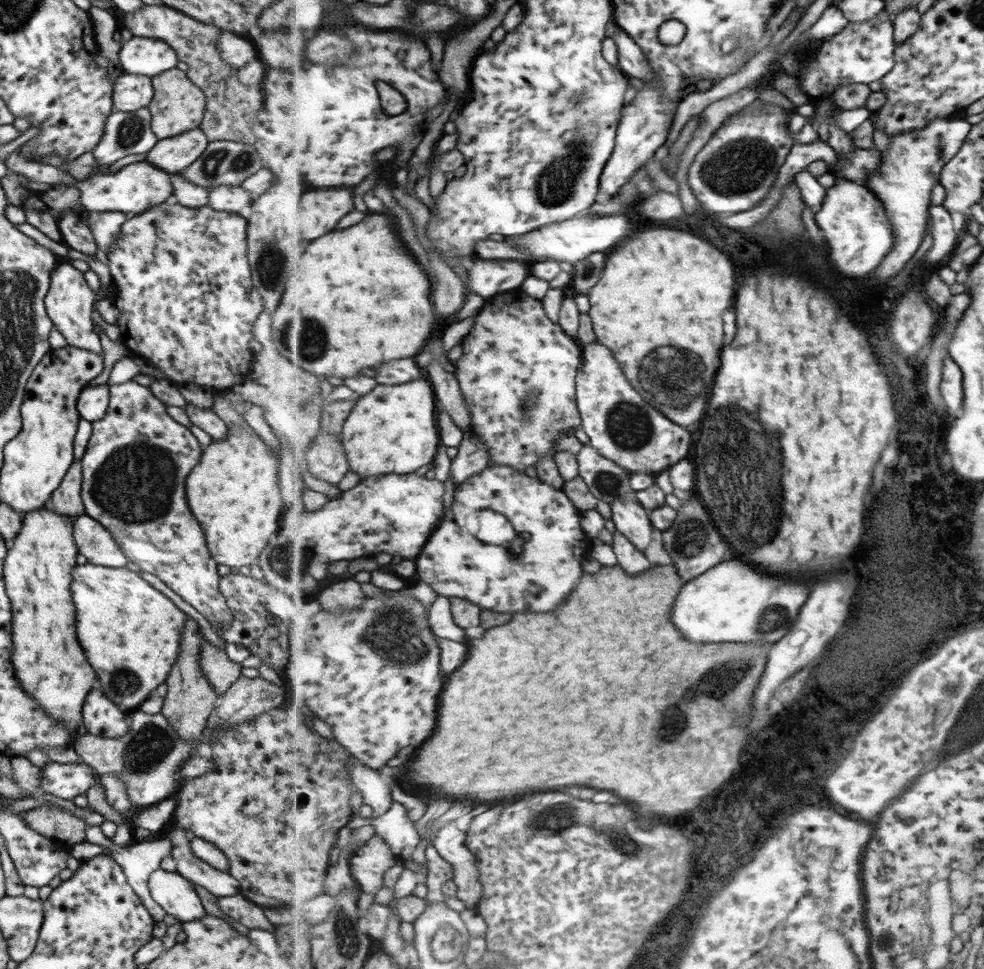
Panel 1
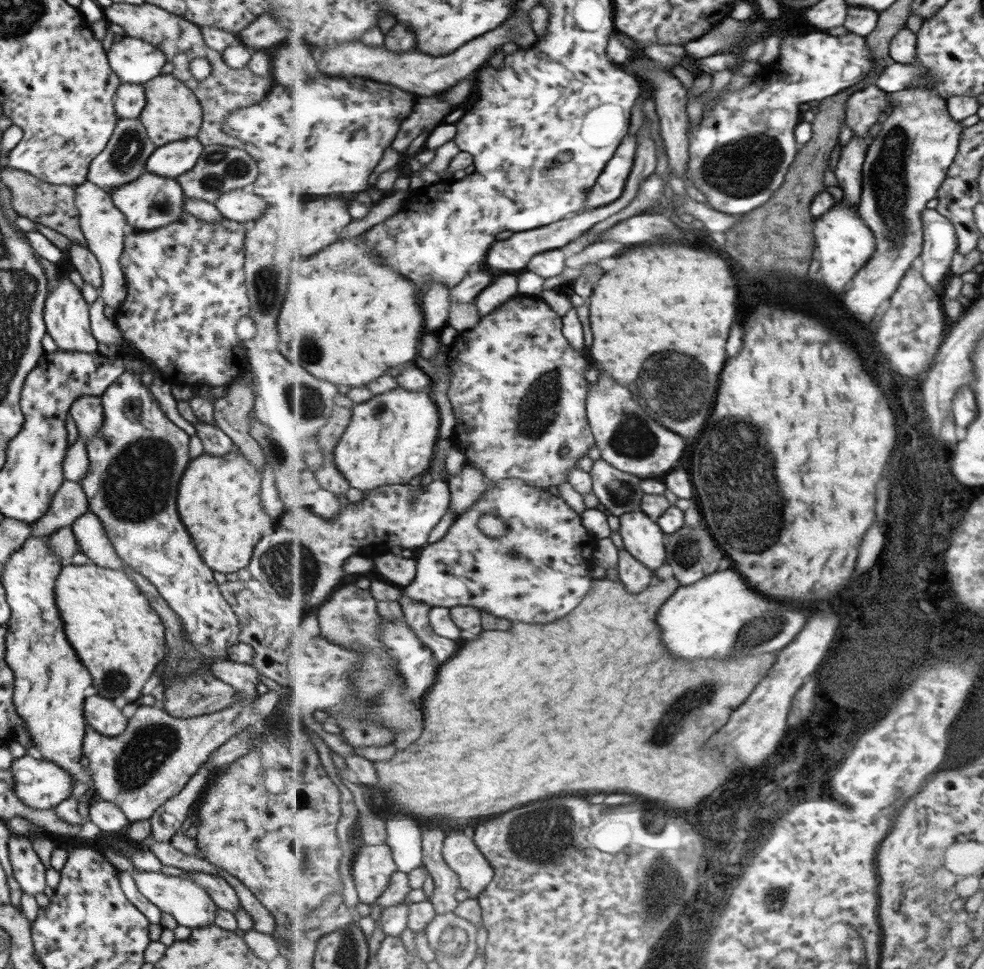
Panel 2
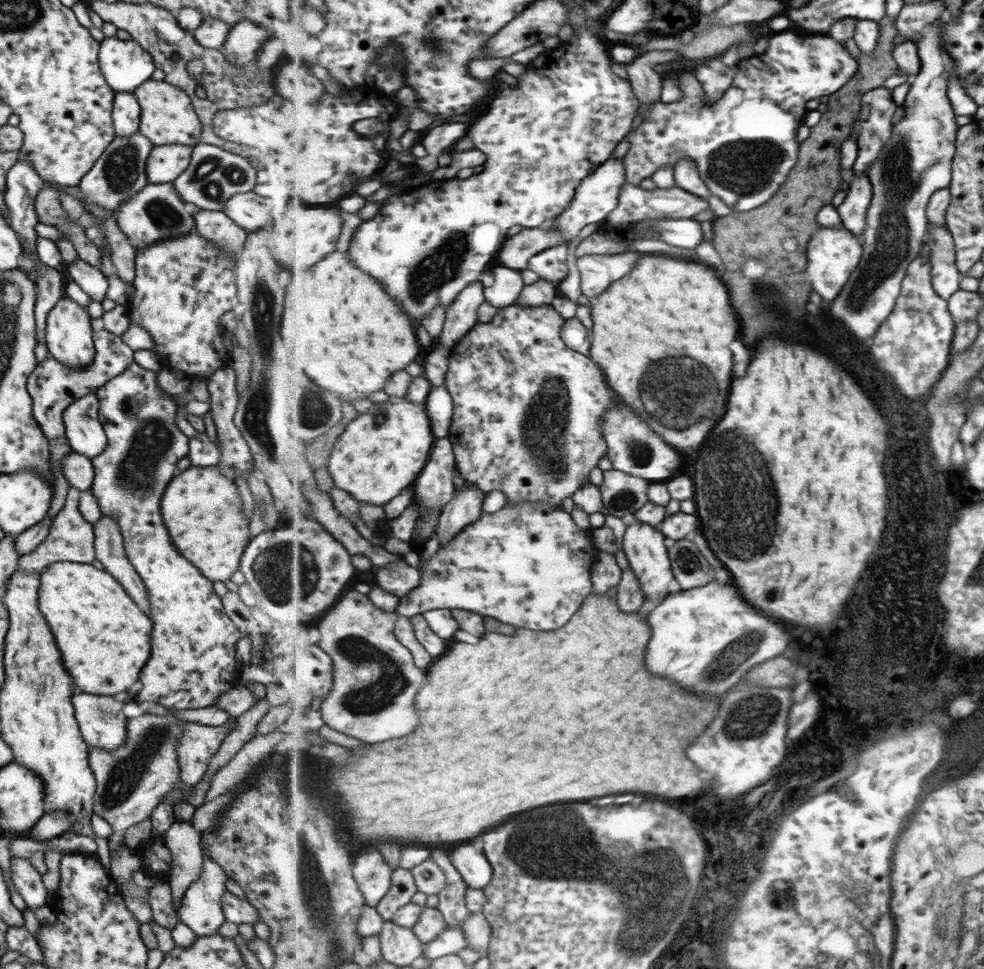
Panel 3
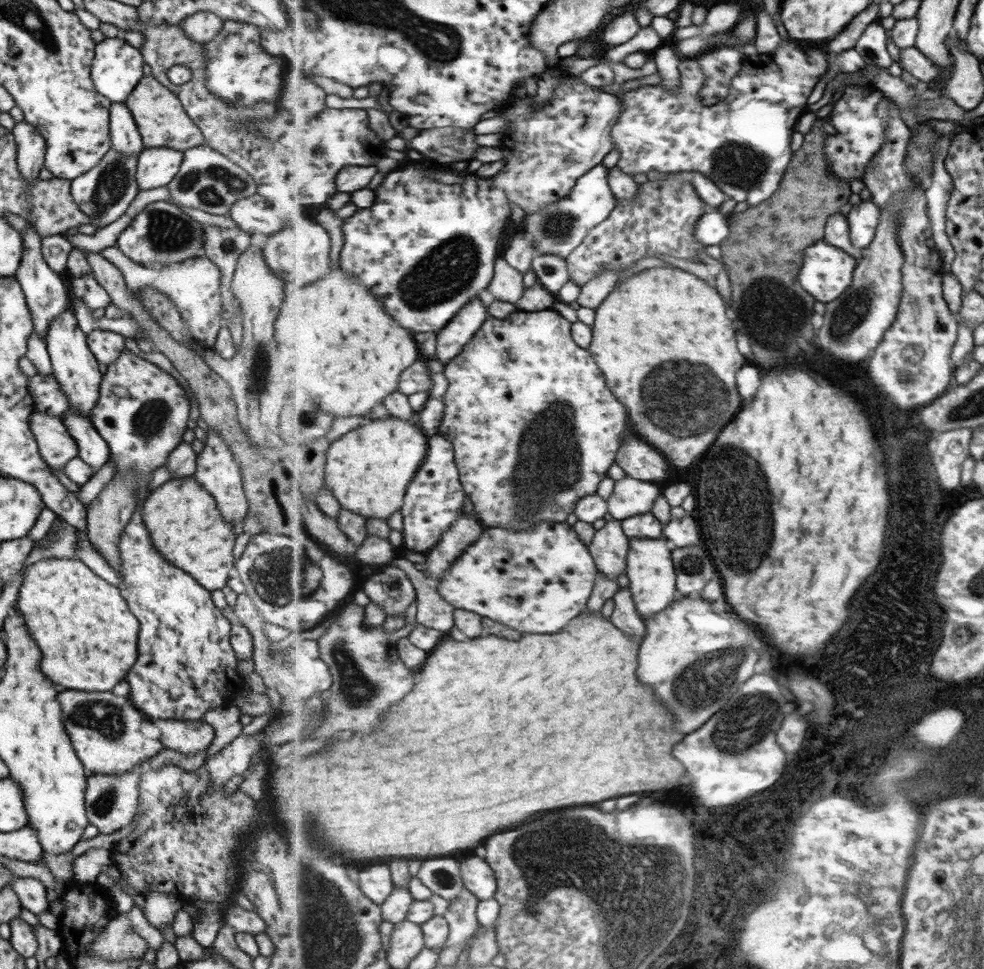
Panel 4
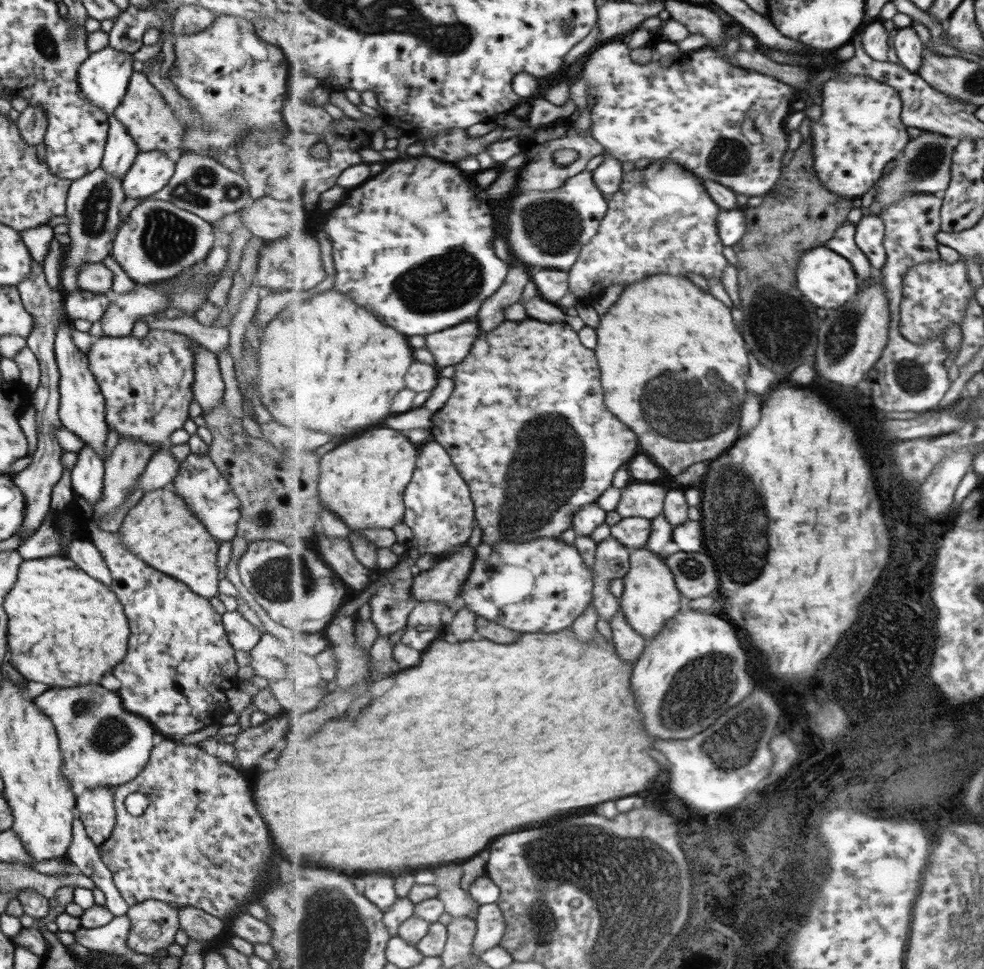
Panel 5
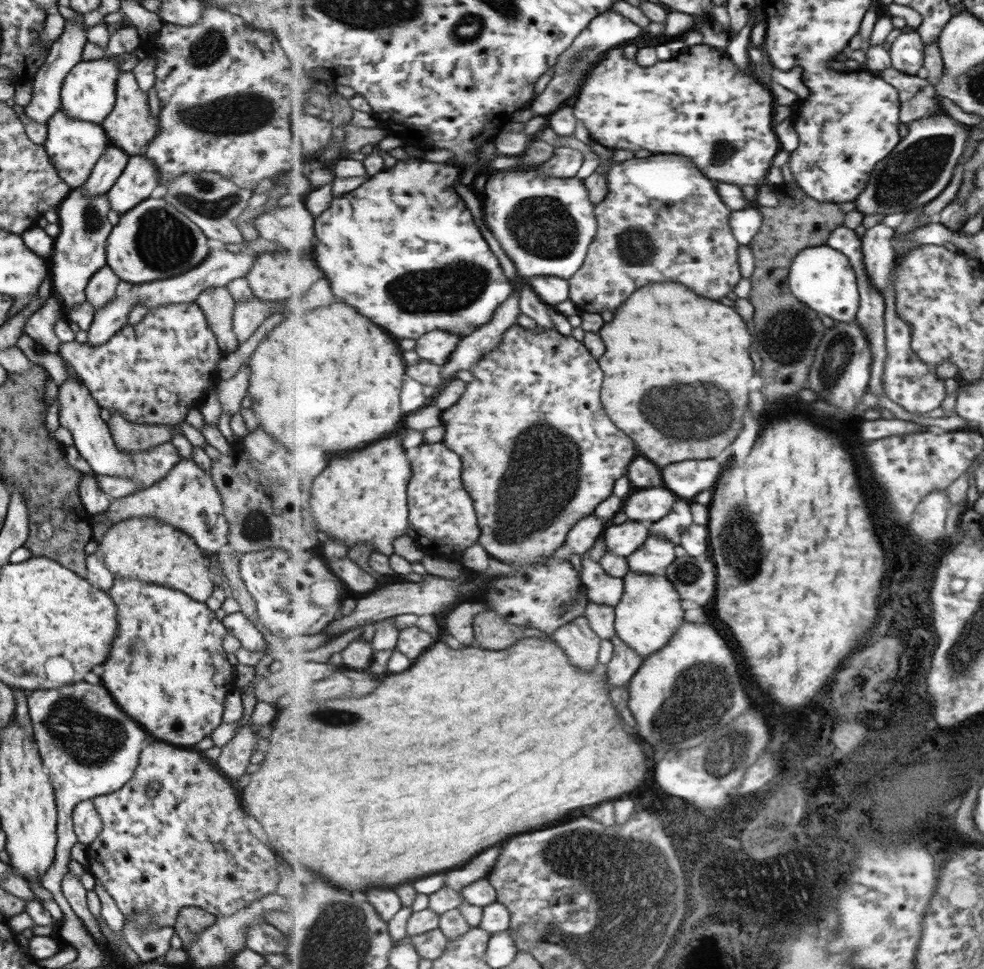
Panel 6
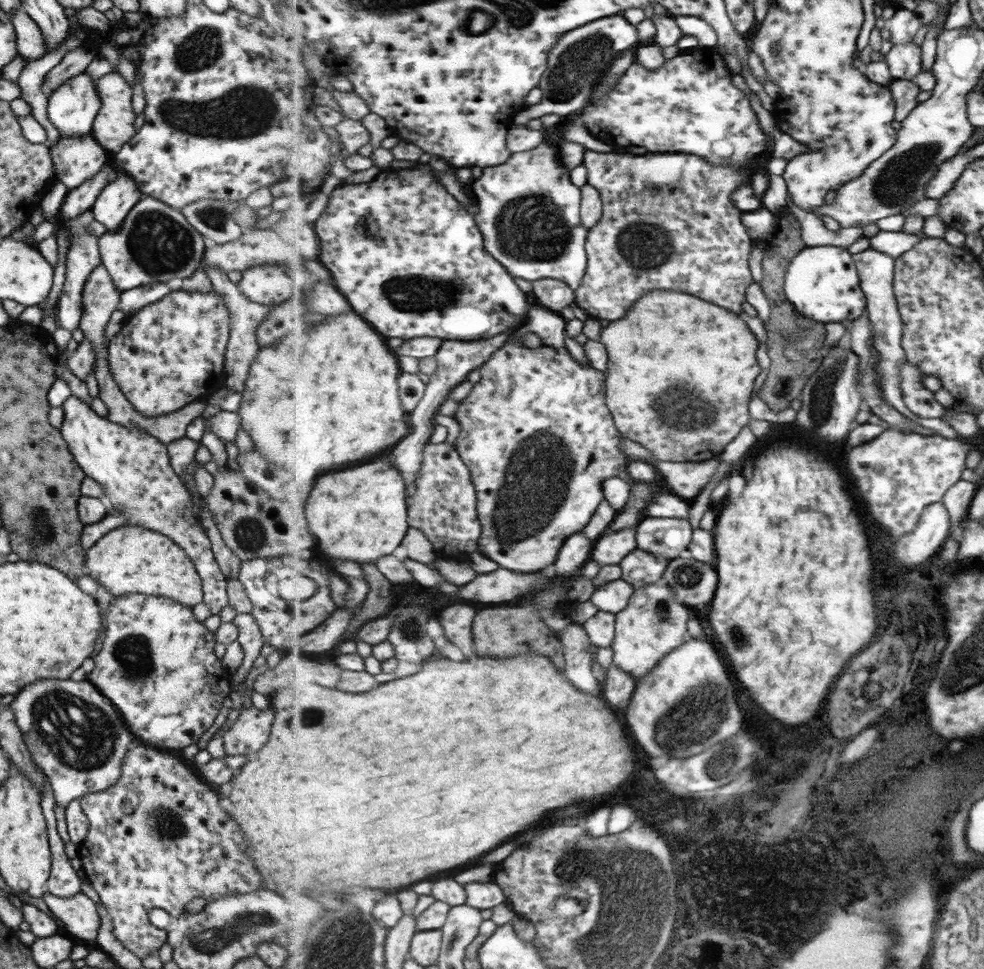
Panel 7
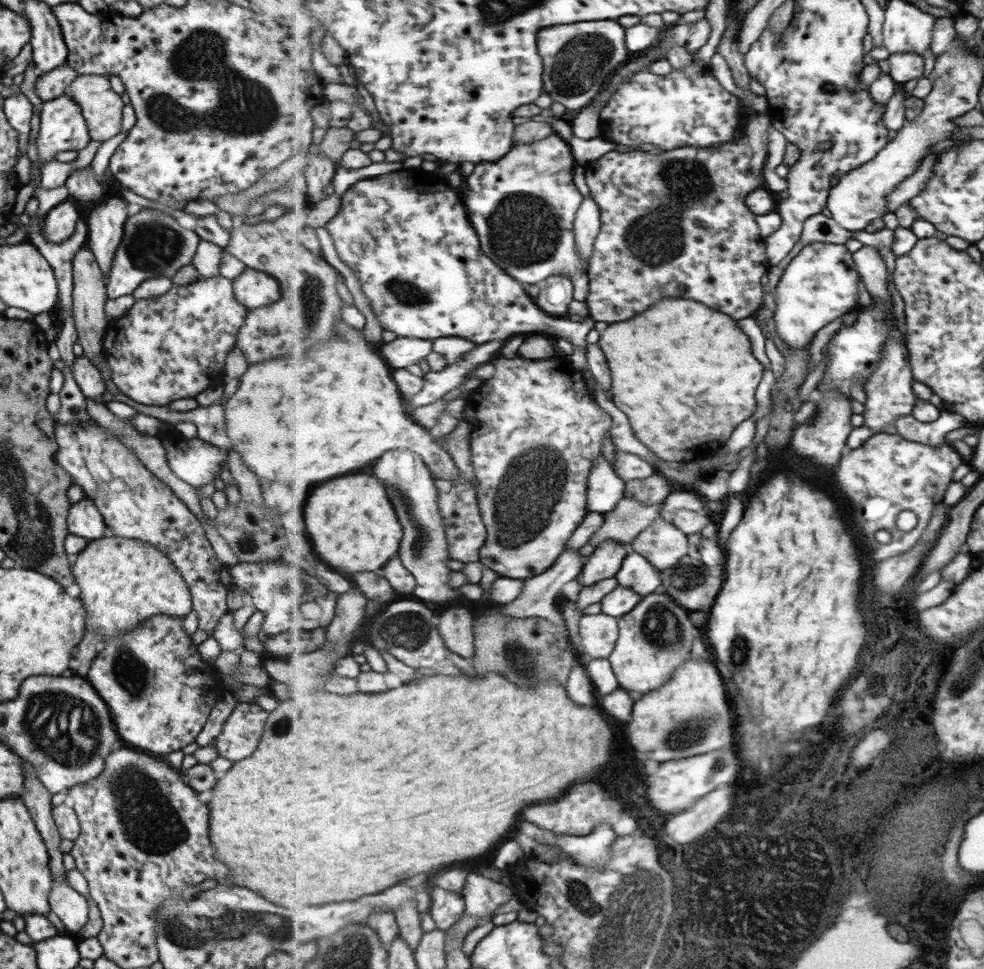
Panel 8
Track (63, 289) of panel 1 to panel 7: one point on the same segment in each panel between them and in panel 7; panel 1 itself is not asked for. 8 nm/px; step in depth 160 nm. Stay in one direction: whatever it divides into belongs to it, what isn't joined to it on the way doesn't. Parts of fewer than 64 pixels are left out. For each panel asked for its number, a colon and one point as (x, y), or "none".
2: (65, 314)
3: (67, 334)
4: (74, 368)
5: (80, 409)
6: (77, 412)
7: (135, 470)

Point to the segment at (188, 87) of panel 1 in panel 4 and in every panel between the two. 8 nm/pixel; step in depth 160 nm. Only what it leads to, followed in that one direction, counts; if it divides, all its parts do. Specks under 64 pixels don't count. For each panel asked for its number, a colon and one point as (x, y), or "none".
2: (171, 112)
3: (166, 117)
4: (159, 117)

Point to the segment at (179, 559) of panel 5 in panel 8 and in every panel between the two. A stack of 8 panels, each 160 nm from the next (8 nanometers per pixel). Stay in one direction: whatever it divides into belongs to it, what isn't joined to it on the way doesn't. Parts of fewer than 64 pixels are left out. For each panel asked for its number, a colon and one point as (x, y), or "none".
6: (146, 549)
7: (129, 559)
8: (122, 582)

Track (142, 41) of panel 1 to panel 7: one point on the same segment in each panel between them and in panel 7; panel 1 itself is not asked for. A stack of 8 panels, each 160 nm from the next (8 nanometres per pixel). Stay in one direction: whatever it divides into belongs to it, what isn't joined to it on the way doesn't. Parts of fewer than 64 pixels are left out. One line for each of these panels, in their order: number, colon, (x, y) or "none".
2: (133, 60)
3: (124, 65)
4: (116, 67)
5: (103, 76)
6: (88, 91)
7: (71, 107)

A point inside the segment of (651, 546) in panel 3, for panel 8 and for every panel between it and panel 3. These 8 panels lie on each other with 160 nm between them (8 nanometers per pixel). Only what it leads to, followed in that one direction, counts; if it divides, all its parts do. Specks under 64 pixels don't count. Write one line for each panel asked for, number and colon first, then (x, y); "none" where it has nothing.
4: (653, 575)
5: (651, 597)
6: (649, 614)
7: (654, 624)
8: (657, 636)

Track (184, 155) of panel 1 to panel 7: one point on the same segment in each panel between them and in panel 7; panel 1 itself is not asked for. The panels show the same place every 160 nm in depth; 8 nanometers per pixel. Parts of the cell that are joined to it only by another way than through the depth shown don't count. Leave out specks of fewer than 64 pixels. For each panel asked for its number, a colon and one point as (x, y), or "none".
2: (171, 159)
3: (165, 162)
4: (155, 167)
5: (150, 171)
6: (137, 180)
7: (116, 198)

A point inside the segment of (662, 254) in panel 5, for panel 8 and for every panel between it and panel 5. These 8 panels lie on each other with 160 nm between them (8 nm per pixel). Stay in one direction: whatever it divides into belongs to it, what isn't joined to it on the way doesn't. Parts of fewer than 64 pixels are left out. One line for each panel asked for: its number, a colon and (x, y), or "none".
6: (664, 219)
7: (664, 221)
8: (680, 218)

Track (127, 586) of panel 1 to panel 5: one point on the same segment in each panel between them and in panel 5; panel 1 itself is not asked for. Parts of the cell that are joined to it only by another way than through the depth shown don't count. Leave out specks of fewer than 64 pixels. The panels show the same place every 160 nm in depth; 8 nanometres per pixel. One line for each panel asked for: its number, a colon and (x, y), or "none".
2: (118, 638)
3: (103, 637)
4: (88, 639)
5: (64, 629)

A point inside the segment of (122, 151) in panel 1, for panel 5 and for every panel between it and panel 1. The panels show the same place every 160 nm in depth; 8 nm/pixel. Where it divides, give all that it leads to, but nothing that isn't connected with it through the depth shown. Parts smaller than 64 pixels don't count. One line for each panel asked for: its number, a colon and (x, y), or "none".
2: (123, 157)
3: (117, 174)
4: (103, 192)
5: (92, 202)

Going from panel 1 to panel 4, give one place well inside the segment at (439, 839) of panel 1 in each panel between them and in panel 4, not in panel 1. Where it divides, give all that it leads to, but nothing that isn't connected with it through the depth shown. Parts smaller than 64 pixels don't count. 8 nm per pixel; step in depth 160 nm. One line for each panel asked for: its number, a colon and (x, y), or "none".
2: (462, 854)
3: (474, 866)
4: (479, 877)

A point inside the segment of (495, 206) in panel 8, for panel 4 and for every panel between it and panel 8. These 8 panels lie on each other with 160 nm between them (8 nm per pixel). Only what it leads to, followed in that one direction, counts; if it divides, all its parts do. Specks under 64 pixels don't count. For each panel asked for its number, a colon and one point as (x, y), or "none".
4: (559, 229)
5: (548, 230)
6: (546, 226)
7: (530, 211)

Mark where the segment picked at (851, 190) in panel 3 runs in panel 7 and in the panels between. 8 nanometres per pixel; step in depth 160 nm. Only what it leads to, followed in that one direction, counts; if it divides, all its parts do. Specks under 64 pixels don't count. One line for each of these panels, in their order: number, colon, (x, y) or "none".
4: (863, 218)
5: (870, 231)
6: (878, 249)
7: (876, 269)

